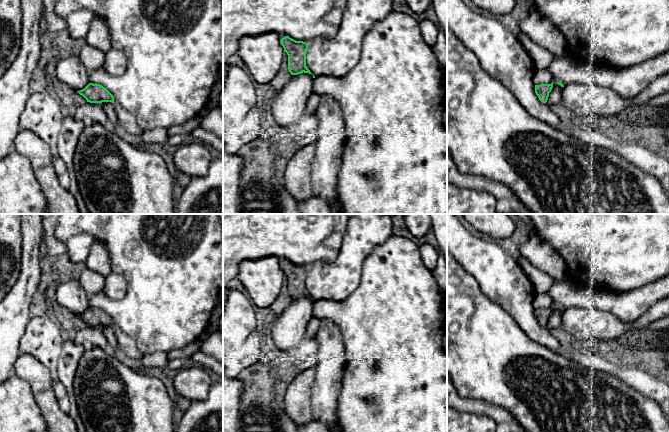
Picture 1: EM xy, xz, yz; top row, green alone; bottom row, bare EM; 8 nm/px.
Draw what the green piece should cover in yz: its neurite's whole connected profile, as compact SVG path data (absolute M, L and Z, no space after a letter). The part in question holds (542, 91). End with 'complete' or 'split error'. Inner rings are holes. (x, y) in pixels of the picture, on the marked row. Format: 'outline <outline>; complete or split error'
outline M553 83L535 85L535 93L542 103L547 102L549 93L551 92L552 88L553 88Z; complete

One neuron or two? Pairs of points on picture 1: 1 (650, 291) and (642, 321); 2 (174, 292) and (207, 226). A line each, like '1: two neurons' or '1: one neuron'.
1: two neurons
2: one neuron

